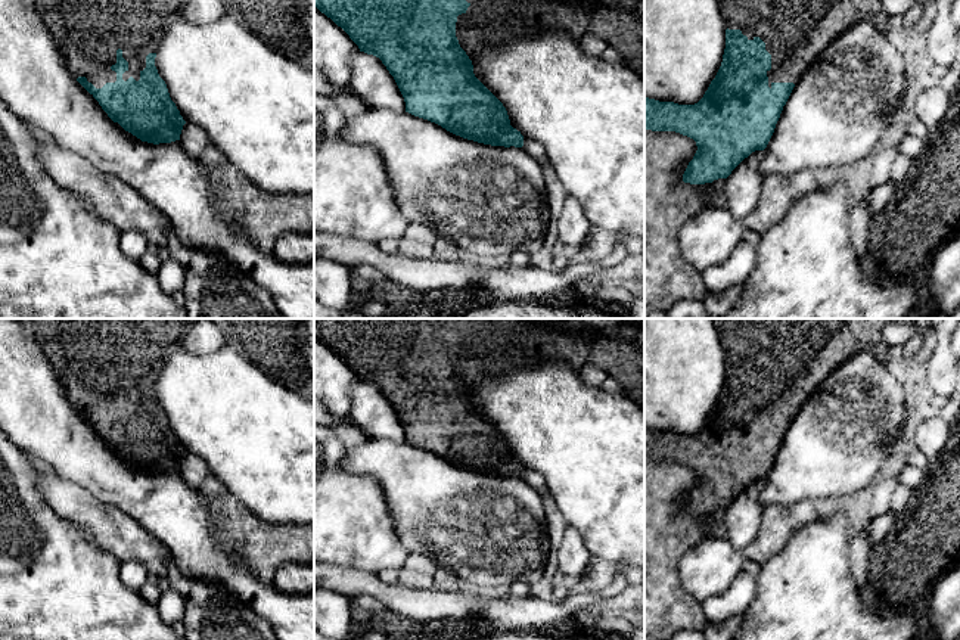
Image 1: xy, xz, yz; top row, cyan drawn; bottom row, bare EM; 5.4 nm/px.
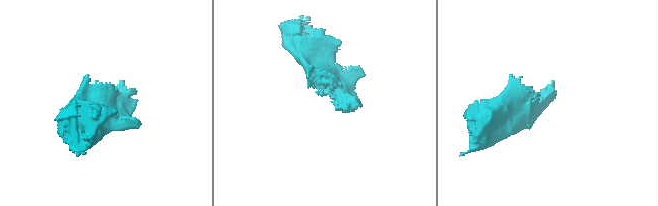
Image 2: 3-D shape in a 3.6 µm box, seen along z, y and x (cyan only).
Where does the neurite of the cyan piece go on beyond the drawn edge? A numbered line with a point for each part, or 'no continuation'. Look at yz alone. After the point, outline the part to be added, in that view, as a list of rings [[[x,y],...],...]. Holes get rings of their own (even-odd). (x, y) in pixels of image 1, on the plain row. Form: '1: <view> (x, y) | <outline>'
1: yz (797, 354) | [[[712,319],[728,360],[740,360],[748,370],[759,367],[771,385],[771,413],[796,414],[814,391],[844,361],[860,351],[886,357],[882,329],[888,321],[913,319]]]

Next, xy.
1: xy (89, 356) | [[[32,319],[32,329],[40,347],[60,380],[69,403],[78,408],[86,407],[96,419],[116,411],[116,403],[111,400],[116,394],[116,380],[128,392],[122,404],[127,411],[133,407],[140,410],[146,398],[146,386],[156,383],[173,349],[183,345],[190,327],[198,319]]]

